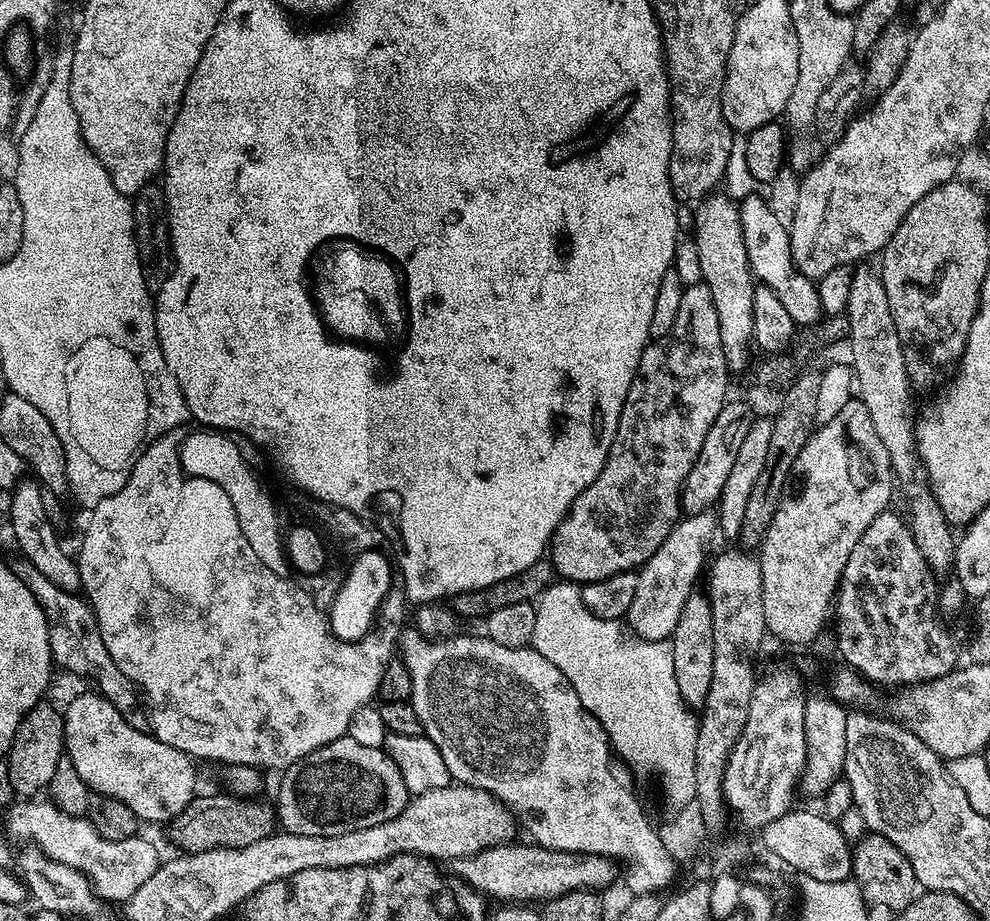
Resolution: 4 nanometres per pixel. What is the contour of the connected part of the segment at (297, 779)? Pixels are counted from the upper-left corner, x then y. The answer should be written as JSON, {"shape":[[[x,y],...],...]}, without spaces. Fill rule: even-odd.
{"shape":[[[348,735],[314,750],[281,776],[284,777],[280,780],[280,793],[274,799],[274,811],[279,827],[299,836],[341,836],[347,832],[366,830],[398,818],[410,799],[406,782],[402,782],[402,774],[387,751],[384,748],[358,746],[358,742],[351,740]]]}

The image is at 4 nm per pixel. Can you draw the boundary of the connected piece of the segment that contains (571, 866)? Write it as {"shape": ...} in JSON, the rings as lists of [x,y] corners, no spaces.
{"shape":[[[517,842],[488,848],[476,856],[469,856],[459,865],[463,883],[476,889],[477,893],[493,896],[500,902],[536,902],[532,900],[552,900],[579,888],[608,888],[612,884],[613,861],[606,856],[581,856],[578,852],[552,852],[548,848]]]}

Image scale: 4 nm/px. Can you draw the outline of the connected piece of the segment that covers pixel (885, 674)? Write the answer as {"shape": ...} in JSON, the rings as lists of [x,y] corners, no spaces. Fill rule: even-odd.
{"shape":[[[892,511],[880,512],[878,518],[866,526],[866,534],[858,538],[854,550],[850,550],[850,558],[846,558],[846,570],[840,575],[840,587],[834,601],[834,644],[840,647],[847,667],[856,669],[877,685],[924,684],[927,680],[942,678],[957,667],[956,640],[944,629],[945,621],[938,615],[938,577],[918,550],[905,517]]]}

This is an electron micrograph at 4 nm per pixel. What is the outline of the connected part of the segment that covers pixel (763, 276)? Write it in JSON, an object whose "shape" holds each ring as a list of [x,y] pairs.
{"shape":[[[758,194],[744,197],[738,204],[742,218],[742,234],[746,238],[746,250],[750,258],[753,277],[763,287],[778,294],[782,306],[798,326],[819,325],[822,320],[822,298],[818,296],[817,281],[804,276],[796,268],[792,257],[792,237],[789,229],[772,213],[772,208]]]}

